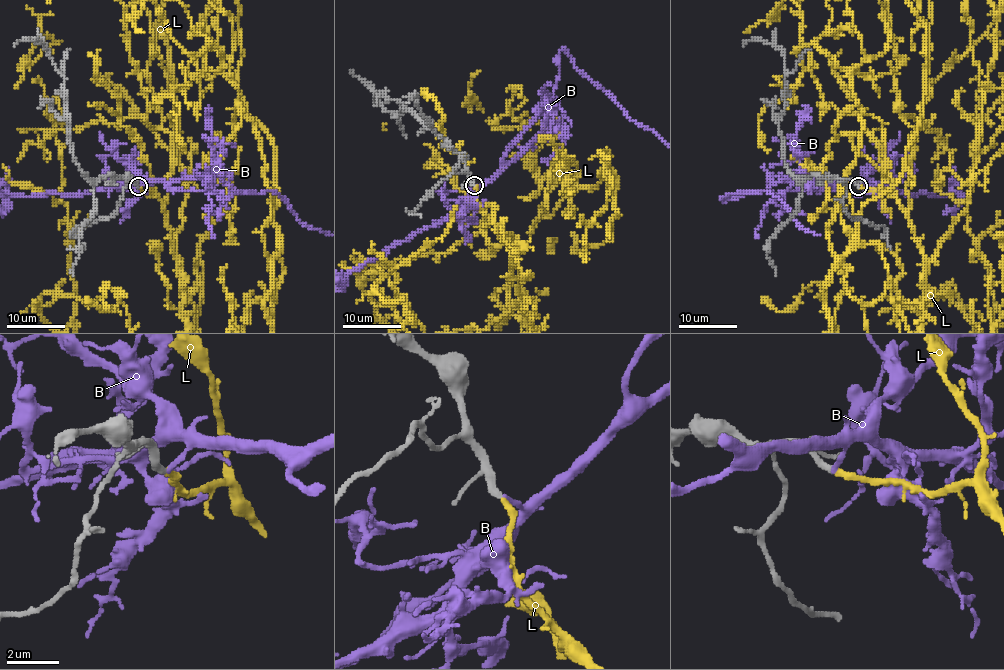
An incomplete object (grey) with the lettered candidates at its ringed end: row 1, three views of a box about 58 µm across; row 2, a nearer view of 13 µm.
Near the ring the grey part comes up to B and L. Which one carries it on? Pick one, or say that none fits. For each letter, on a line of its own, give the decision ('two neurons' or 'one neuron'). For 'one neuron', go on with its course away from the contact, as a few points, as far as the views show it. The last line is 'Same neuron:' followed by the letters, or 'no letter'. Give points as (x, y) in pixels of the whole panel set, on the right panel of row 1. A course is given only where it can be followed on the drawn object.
B: one neuron
L: two neurons
Same neuron: B

